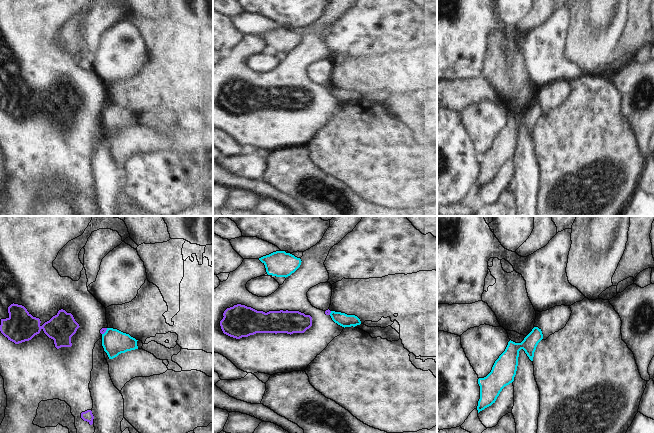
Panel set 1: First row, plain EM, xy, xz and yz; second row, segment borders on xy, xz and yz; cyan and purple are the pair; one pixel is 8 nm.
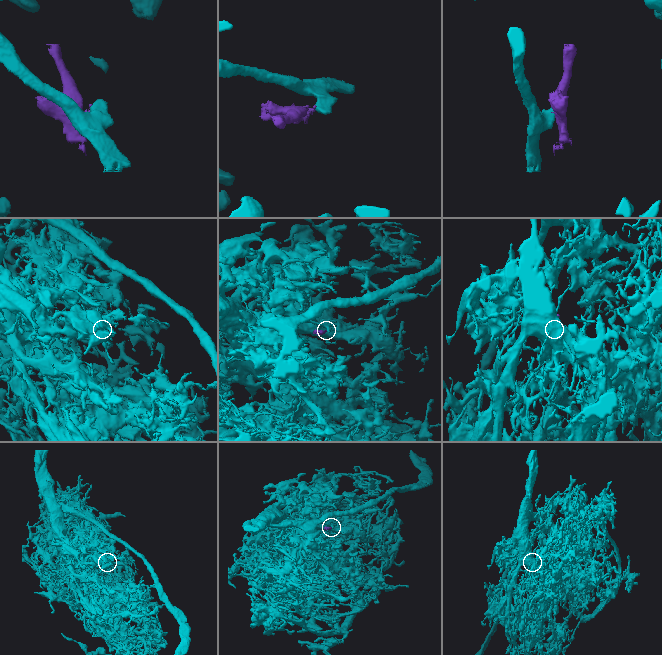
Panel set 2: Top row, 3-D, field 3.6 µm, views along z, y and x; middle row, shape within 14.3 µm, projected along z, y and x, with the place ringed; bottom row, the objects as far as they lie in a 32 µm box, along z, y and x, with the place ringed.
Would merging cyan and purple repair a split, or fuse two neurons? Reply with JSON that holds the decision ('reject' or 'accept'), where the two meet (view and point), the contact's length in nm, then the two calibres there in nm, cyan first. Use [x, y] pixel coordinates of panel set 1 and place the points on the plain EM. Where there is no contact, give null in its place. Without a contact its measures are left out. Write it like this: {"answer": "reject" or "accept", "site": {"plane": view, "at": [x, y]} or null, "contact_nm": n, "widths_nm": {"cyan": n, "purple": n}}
{"answer": "reject", "site": {"plane": "xy", "at": [106, 107]}, "contact_nm": 70, "widths_nm": {"cyan": 200, "purple": 50}}

